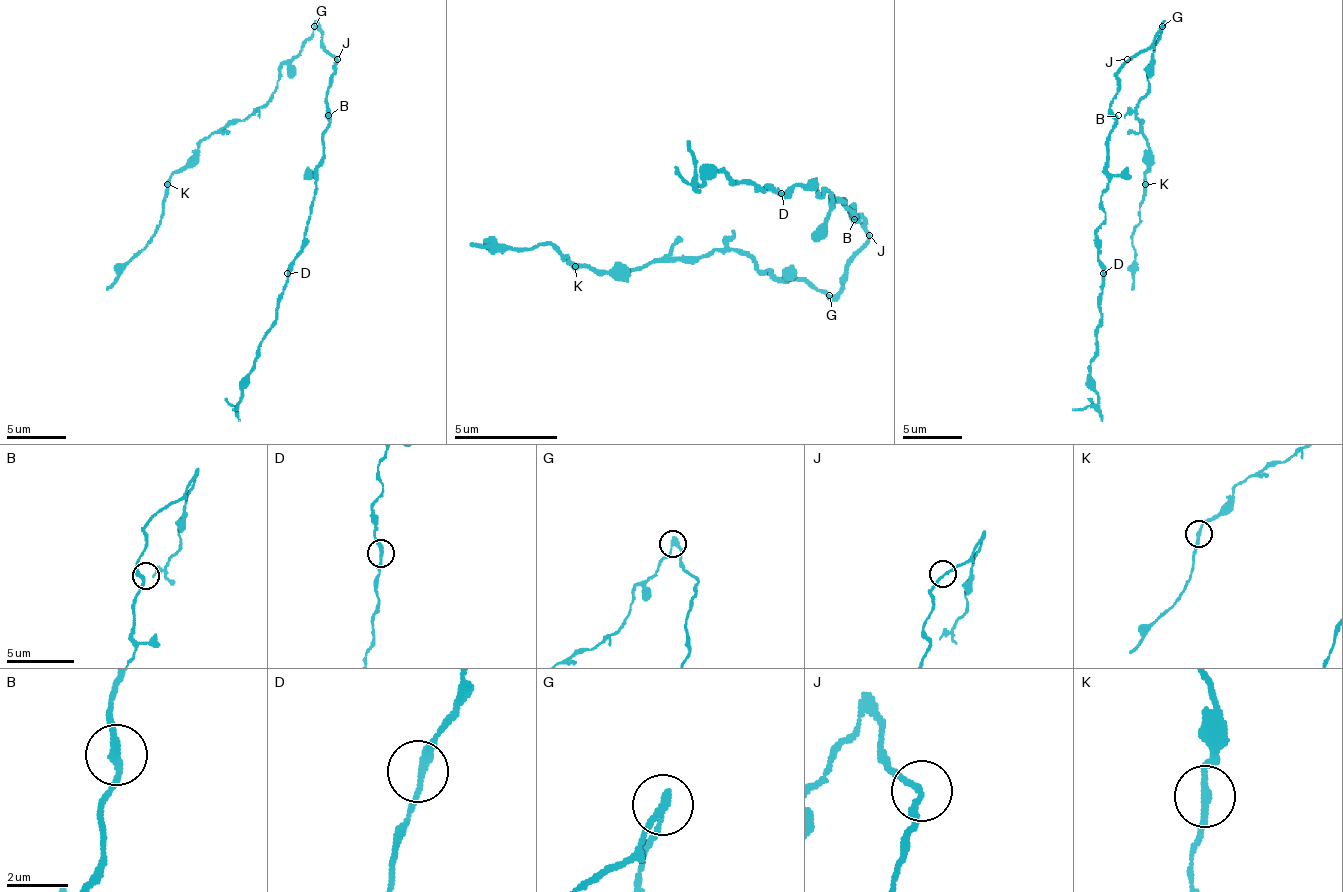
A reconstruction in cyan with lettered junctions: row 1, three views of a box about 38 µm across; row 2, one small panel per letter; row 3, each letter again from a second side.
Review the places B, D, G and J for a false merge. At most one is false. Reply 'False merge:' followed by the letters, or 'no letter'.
False merge: G

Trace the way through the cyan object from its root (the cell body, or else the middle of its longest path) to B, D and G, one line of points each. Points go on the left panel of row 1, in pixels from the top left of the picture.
B: (334, 62), (331, 85), (325, 97), (328, 115)
D: (334, 62), (325, 97), (328, 127), (323, 136), (323, 163), (317, 169), (317, 193), (305, 247), (287, 273)
G: (334, 62), (323, 44), (323, 35), (314, 26)

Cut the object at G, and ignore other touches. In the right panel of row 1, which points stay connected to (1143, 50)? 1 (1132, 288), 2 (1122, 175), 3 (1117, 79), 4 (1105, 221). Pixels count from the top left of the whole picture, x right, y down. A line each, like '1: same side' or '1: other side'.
1: other side
2: same side
3: same side
4: same side

